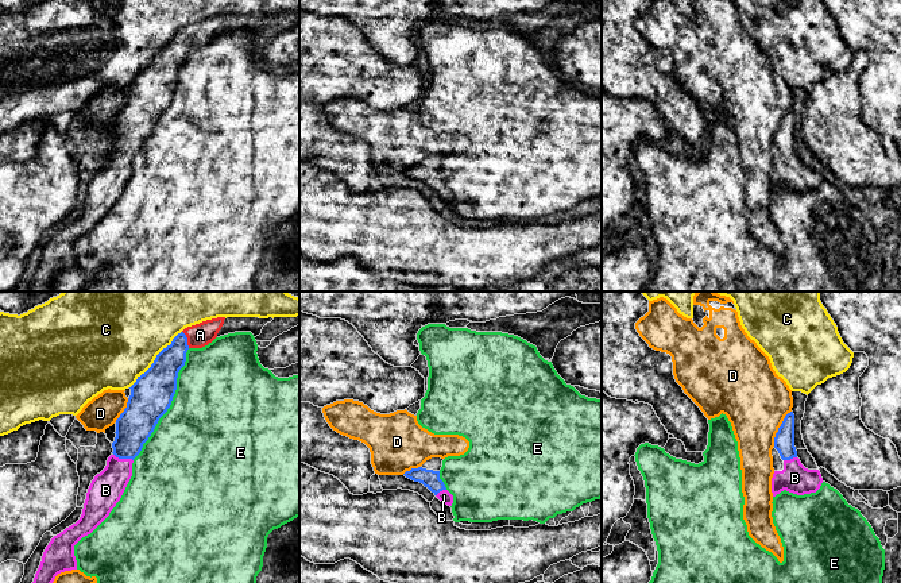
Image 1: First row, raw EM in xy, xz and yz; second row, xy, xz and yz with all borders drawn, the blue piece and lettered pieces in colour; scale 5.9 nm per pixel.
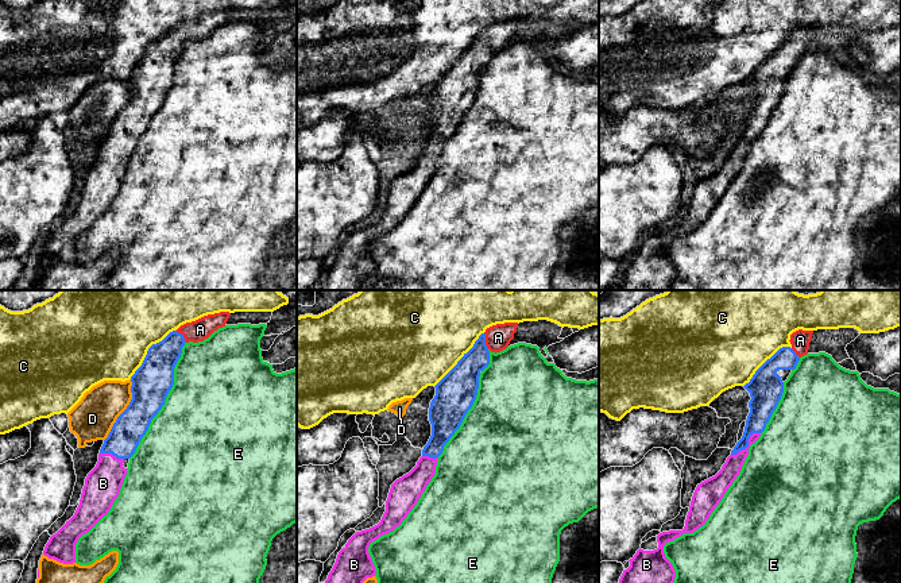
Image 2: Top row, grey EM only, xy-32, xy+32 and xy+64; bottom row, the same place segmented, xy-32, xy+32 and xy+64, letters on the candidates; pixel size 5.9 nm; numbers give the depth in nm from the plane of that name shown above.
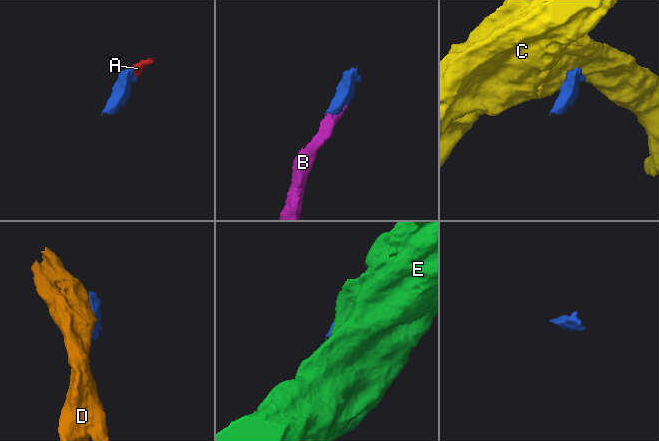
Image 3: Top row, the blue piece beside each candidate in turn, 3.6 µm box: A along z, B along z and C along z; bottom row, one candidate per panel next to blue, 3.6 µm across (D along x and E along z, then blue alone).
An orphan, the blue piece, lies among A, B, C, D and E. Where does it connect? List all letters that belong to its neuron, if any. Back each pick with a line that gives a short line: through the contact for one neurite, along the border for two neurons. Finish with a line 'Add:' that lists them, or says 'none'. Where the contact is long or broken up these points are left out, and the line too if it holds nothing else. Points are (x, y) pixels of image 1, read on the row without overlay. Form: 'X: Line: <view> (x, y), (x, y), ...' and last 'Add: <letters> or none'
B: Line: xy (134, 124), (123, 155), (116, 173), (105, 188)
Add: A, B

